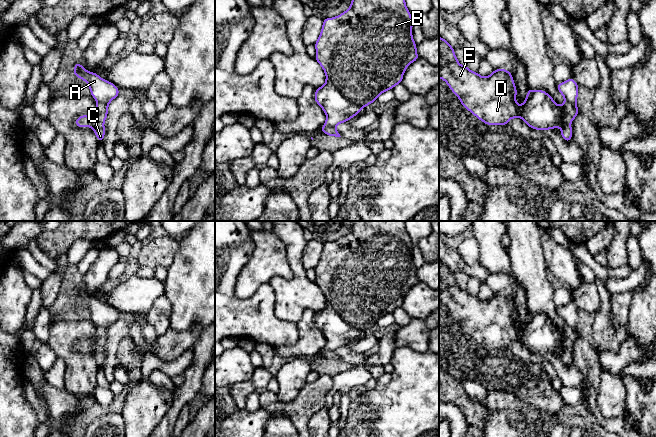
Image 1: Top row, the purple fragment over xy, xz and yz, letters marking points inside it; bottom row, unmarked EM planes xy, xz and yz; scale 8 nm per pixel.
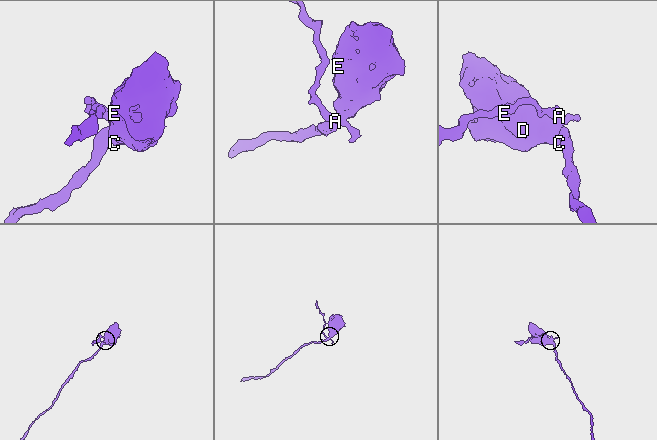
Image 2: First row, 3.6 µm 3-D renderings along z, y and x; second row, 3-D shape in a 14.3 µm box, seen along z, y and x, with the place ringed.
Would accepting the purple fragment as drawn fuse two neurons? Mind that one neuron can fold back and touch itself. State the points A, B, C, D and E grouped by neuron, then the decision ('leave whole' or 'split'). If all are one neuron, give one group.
A / B C D E | split

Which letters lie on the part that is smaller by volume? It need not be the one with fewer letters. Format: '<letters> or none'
A

